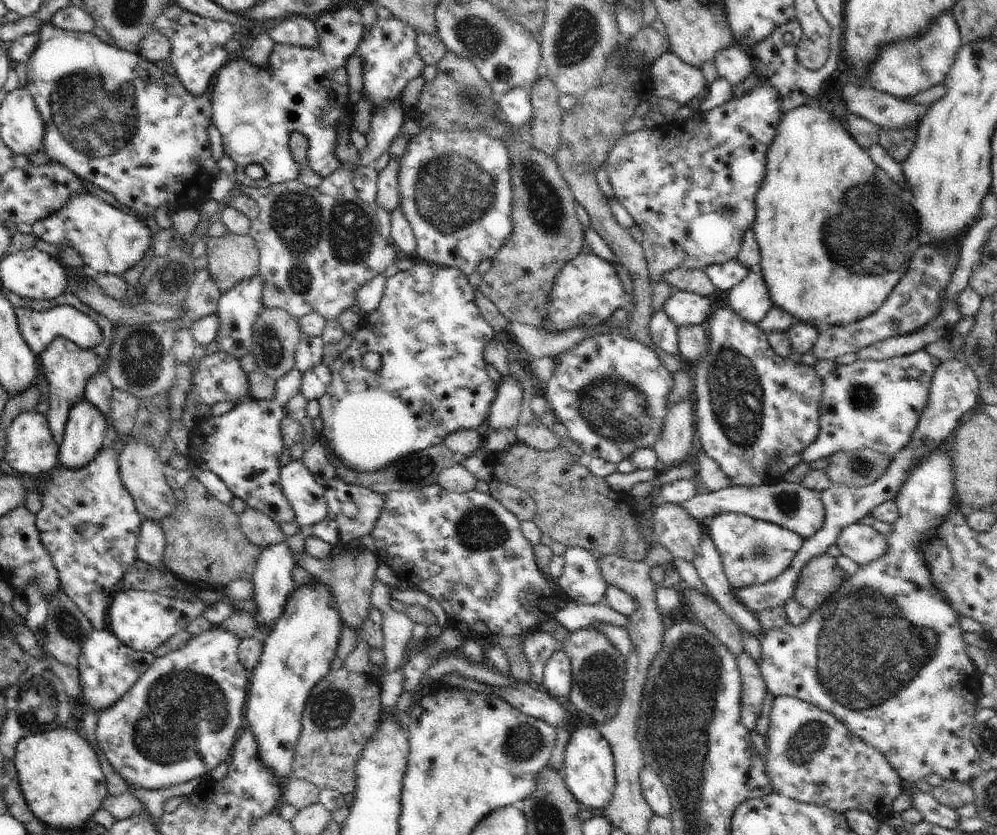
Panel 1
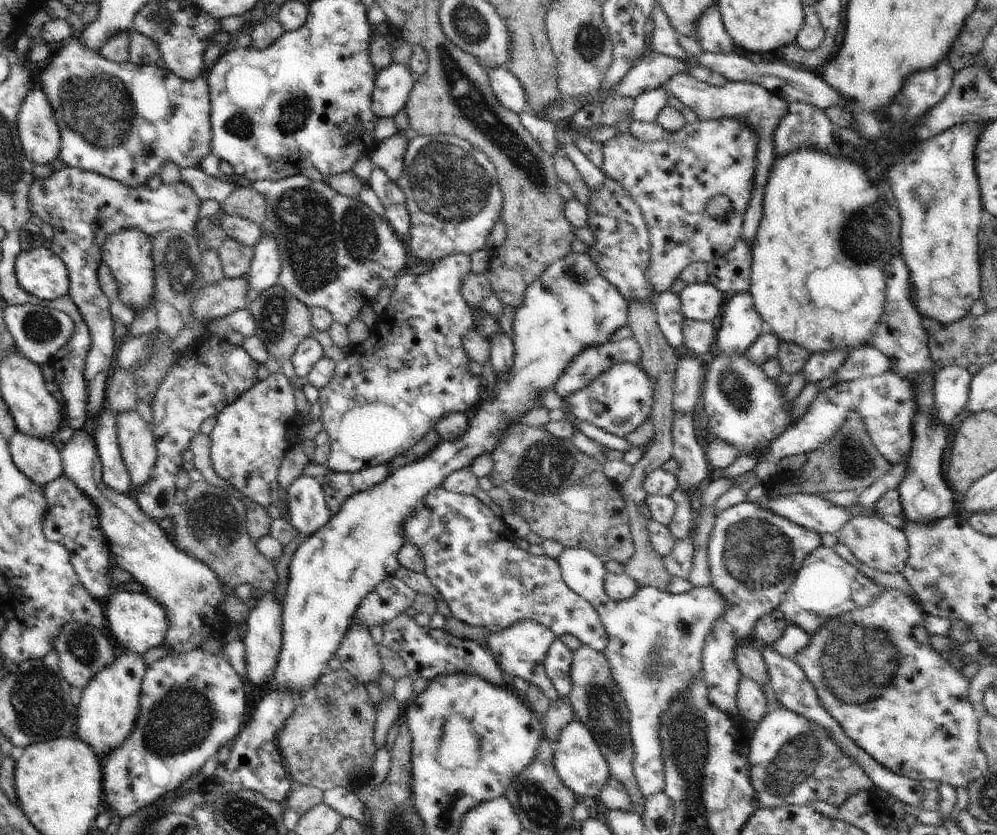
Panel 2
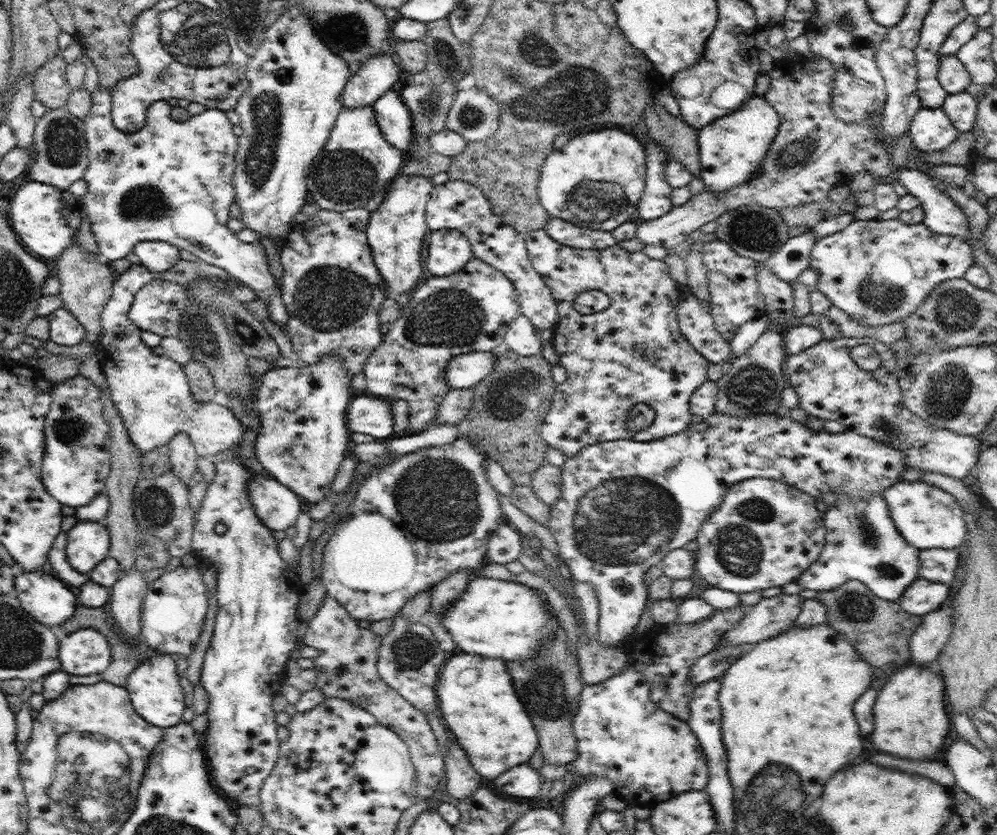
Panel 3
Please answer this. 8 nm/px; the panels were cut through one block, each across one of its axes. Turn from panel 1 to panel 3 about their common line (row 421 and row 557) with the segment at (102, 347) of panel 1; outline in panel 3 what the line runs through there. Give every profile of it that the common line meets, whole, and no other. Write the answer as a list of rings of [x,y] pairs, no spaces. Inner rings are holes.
[[[60,532],[56,537],[52,549],[48,555],[48,562],[56,570],[56,576],[68,586],[81,587],[88,582],[90,575],[76,571],[68,562],[66,556],[66,546],[68,540],[68,532]]]

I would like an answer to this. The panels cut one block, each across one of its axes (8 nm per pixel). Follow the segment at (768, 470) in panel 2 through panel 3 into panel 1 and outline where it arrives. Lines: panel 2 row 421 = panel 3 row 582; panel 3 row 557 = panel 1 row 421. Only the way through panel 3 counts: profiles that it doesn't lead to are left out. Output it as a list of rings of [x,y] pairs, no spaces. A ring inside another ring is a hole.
[[[926,349],[890,360],[858,360],[836,365],[823,379],[818,436],[802,451],[802,462],[816,462],[836,452],[870,449],[894,457],[918,426],[931,382],[940,364]]]

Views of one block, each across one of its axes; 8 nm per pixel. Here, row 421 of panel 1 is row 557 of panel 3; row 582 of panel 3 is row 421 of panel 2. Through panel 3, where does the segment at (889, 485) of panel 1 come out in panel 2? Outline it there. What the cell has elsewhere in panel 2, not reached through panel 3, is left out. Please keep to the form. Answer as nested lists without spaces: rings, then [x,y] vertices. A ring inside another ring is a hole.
[[[948,365],[935,372],[935,419],[947,427],[957,414],[963,411],[969,397],[969,386],[973,376],[968,369],[958,365]]]

